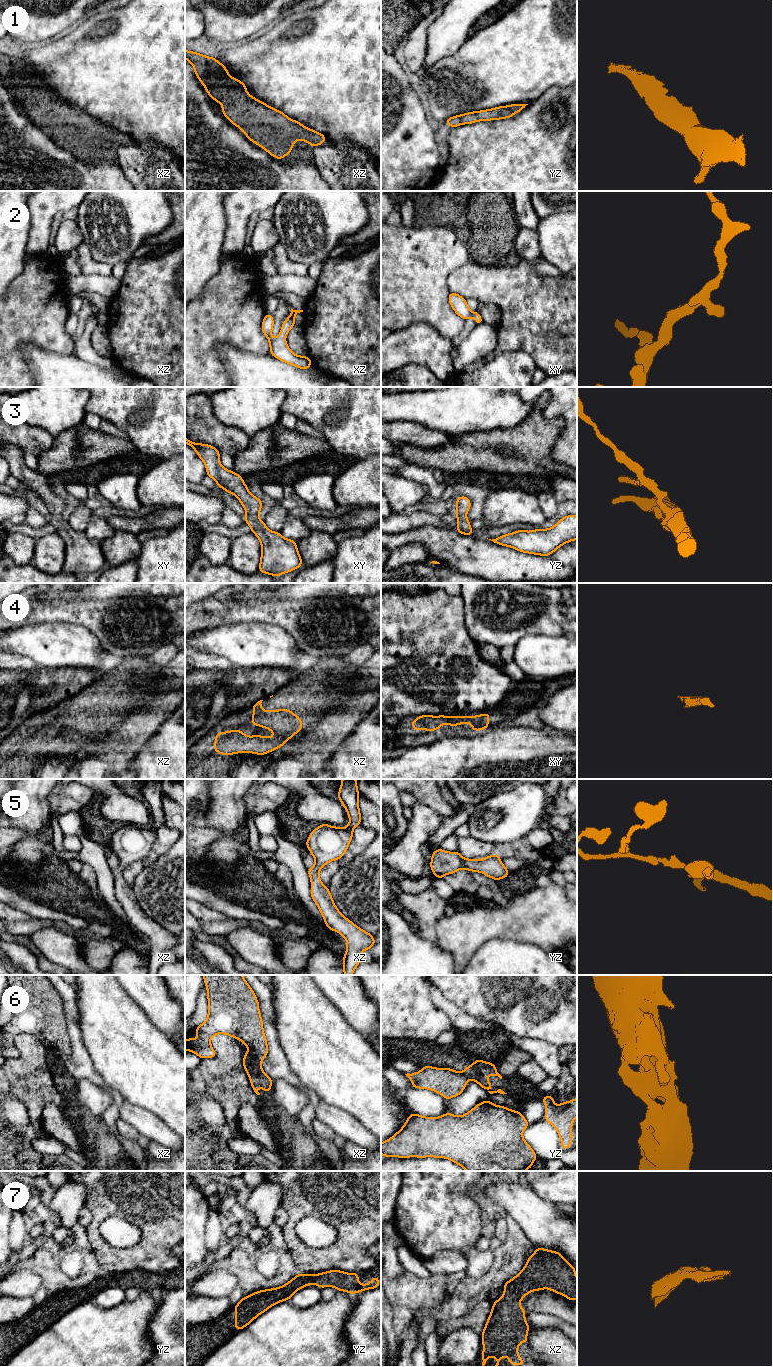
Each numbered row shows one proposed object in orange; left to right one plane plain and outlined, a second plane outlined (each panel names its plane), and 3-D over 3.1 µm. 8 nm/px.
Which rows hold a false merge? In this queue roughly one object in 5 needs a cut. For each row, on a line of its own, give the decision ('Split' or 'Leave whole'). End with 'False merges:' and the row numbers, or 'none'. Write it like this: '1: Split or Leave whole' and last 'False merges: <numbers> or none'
1: Leave whole
2: Leave whole
3: Leave whole
4: Leave whole
5: Leave whole
6: Split
7: Leave whole
False merges: 6

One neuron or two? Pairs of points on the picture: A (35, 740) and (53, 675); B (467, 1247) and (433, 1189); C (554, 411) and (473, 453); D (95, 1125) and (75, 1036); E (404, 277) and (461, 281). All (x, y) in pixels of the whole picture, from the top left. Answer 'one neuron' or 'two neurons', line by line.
A: two neurons
B: one neuron
C: two neurons
D: two neurons
E: two neurons

